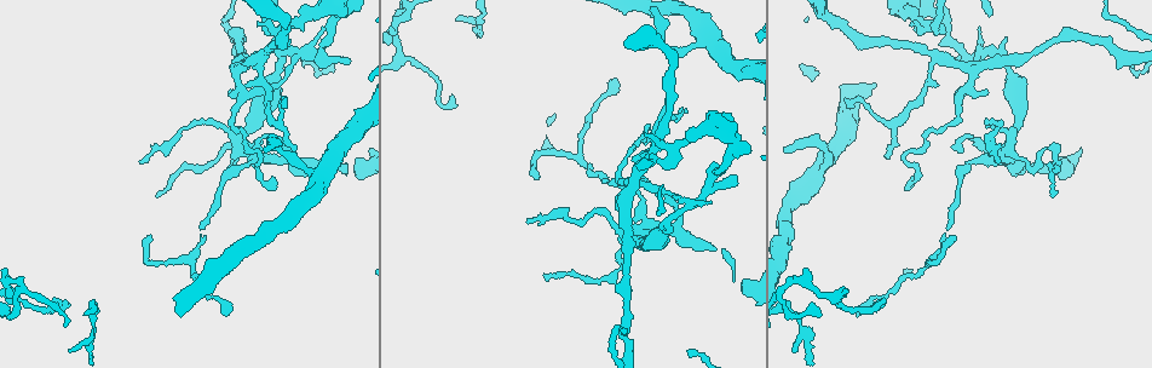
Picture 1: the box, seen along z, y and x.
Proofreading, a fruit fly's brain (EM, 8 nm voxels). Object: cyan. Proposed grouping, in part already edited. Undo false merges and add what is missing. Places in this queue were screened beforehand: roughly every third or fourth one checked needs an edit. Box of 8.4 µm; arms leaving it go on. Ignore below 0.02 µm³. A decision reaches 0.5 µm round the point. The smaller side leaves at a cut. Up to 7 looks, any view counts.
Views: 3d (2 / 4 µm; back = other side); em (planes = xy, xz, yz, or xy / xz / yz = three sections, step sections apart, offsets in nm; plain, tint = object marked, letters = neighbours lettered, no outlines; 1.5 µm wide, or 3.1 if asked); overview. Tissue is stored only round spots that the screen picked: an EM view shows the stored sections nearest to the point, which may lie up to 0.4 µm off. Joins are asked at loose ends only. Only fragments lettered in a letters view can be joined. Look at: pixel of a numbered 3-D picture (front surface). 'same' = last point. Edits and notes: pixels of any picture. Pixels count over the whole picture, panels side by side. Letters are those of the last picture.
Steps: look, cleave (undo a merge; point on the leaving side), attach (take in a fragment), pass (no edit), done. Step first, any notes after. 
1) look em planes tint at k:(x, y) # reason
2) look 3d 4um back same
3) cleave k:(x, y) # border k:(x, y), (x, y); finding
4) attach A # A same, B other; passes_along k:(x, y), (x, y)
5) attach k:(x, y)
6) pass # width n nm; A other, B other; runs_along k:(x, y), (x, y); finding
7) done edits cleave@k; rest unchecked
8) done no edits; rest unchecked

look 3d 4um at 1:(302, 53) # three arms meet

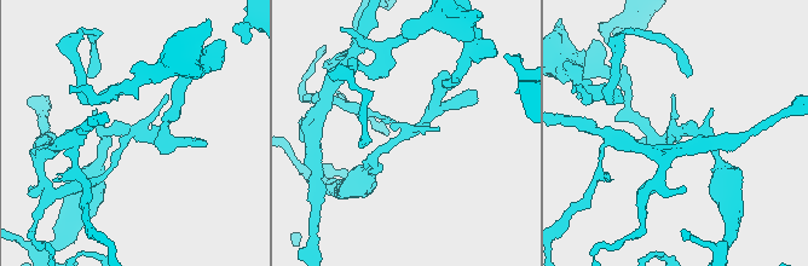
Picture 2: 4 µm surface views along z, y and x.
look em planes plain at 2:(674, 133) # need the tissue

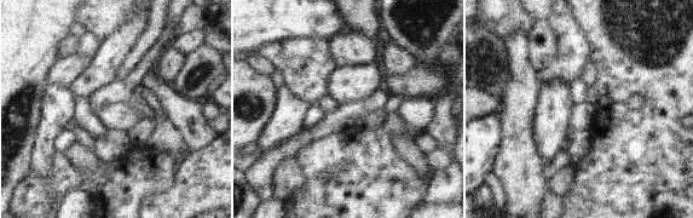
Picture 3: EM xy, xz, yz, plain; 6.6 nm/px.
look em planes letters same

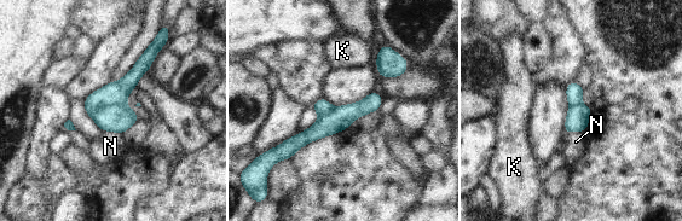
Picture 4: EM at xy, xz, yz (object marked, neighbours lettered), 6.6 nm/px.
cleave 4:(114, 93) # width 150 nm; longest_contact N 130 nm; K other, N other; a second neuron is stuck on

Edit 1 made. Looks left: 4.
look overview

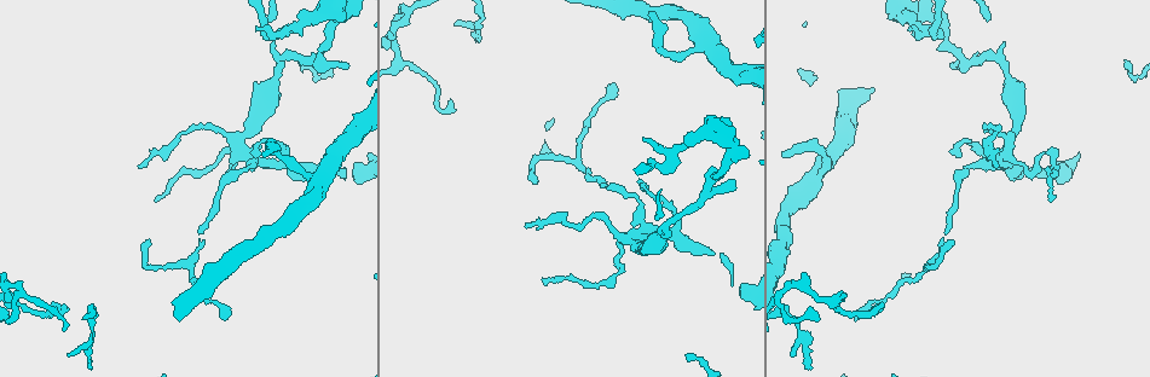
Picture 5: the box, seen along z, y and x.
look em planes letters at 5:(1000, 158) # four-way junction

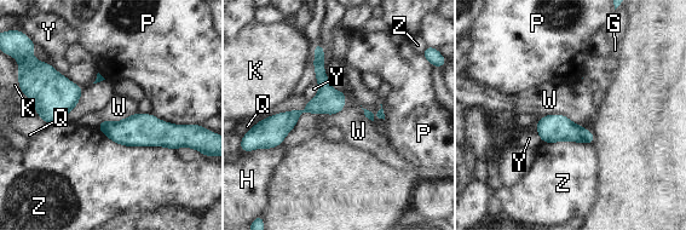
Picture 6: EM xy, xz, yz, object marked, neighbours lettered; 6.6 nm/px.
pass # longest_contact Z 550 nm; G other, H other, K other, P other, Q other, W other, Y other, Z other; continuous, no second neuron

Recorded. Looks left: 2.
look em xz step 4 tint at 5:(664, 50) # sharp bend

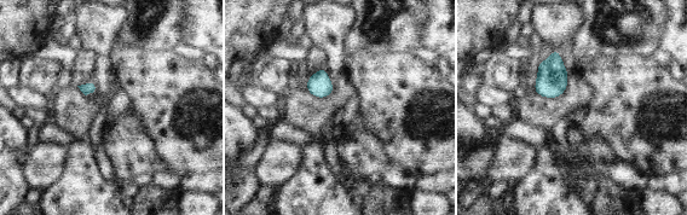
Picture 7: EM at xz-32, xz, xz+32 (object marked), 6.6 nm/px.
look em planes letters same

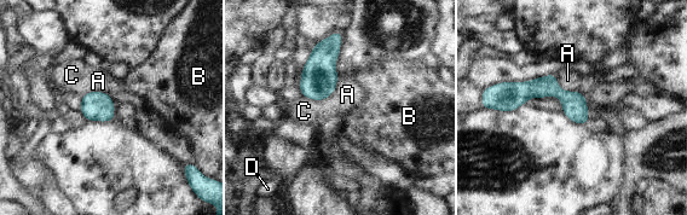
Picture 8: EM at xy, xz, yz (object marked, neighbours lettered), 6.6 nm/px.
pass # width 160 nm; A other, B other, C other, D other; runs_along 8:(500, 104), (555, 89), (584, 120); continuous, no second neuron

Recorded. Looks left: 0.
done edits cleave@4; rest unchecked

